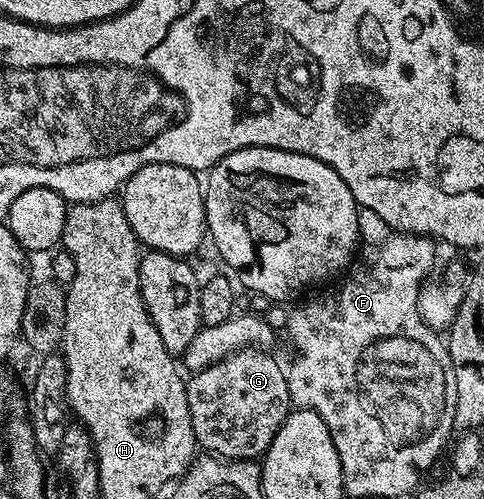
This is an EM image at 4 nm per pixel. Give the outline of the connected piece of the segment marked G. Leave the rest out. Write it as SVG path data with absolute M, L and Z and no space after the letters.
M261 348L236 350L223 360L211 364L211 368L196 371L186 381L185 391L187 408L191 412L191 428L195 432L198 447L222 460L260 459L291 413L286 367L281 367L269 352Z

